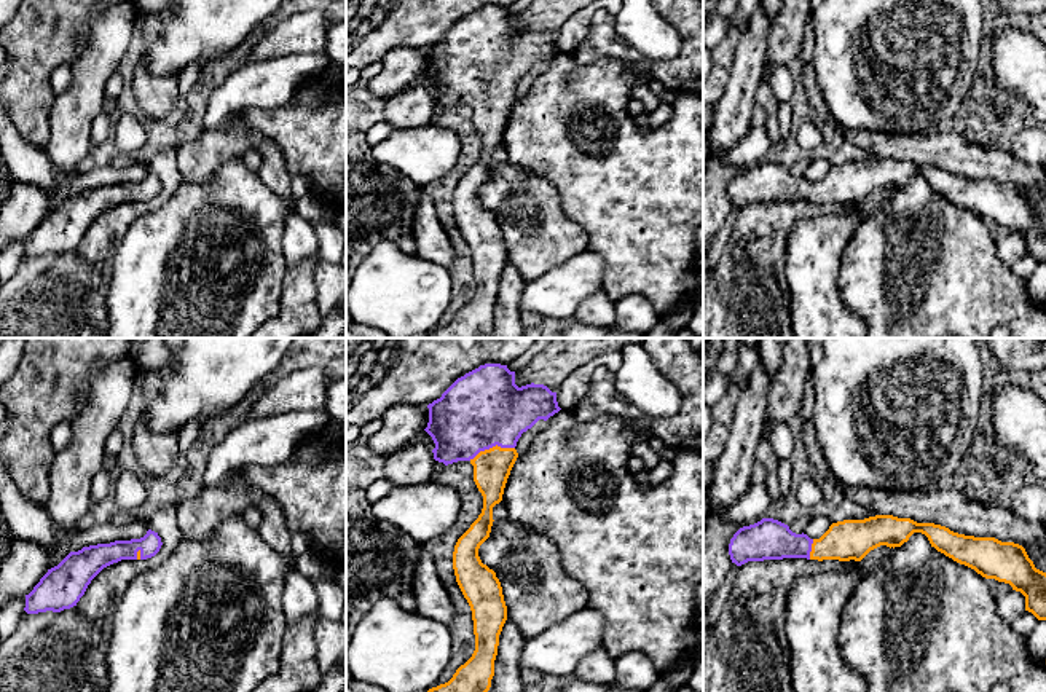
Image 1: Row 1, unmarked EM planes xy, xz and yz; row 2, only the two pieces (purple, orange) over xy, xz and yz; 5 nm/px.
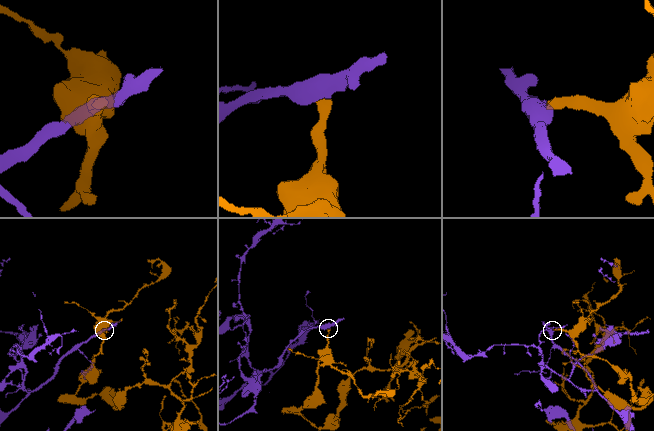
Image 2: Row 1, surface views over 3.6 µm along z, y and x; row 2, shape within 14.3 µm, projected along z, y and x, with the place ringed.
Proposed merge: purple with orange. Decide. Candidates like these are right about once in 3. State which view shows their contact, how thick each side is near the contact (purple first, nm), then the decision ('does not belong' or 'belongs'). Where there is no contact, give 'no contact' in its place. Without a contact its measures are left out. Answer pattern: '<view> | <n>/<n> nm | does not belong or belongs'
xz | 380/190 nm | belongs

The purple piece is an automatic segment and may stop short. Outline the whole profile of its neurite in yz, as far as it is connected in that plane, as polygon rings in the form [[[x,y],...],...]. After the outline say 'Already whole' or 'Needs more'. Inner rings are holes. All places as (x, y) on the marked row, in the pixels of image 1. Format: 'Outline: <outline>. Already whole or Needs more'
Outline: [[[875,515],[832,523],[820,539],[810,539],[778,520],[762,518],[733,534],[729,555],[737,566],[783,558],[861,561],[880,545],[901,547],[914,533],[925,534],[938,552],[982,577],[1009,584],[1025,596],[1025,611],[1046,620],[1046,572],[1035,568],[1022,545],[958,534],[934,523]]]. Needs more

